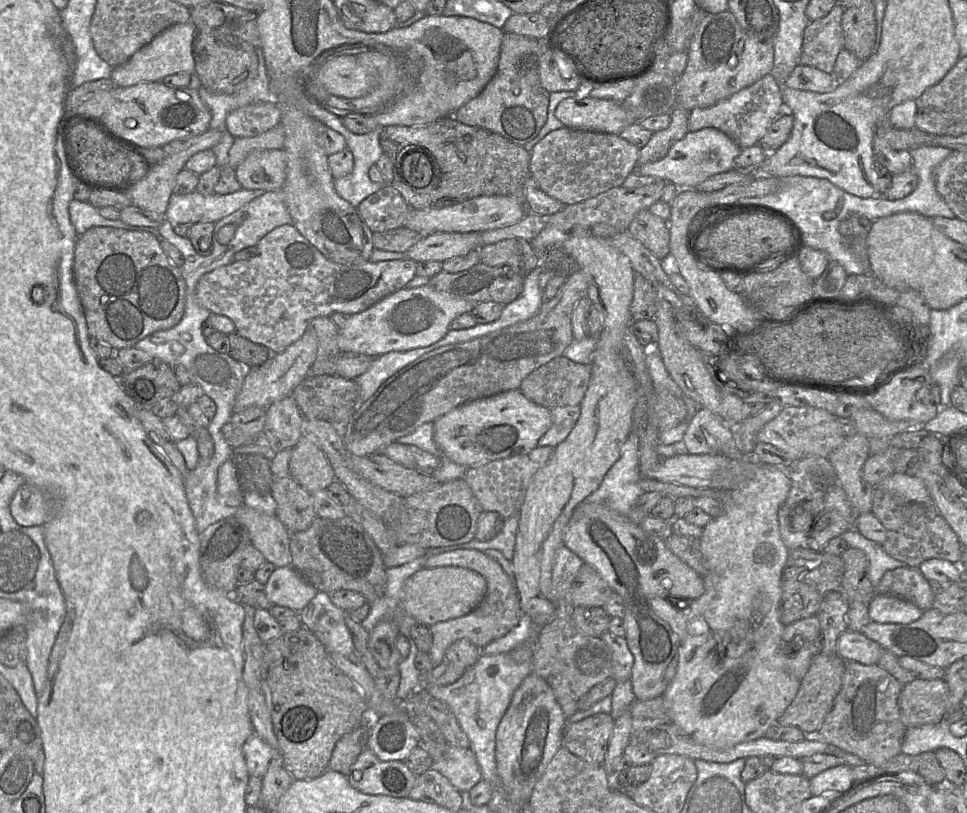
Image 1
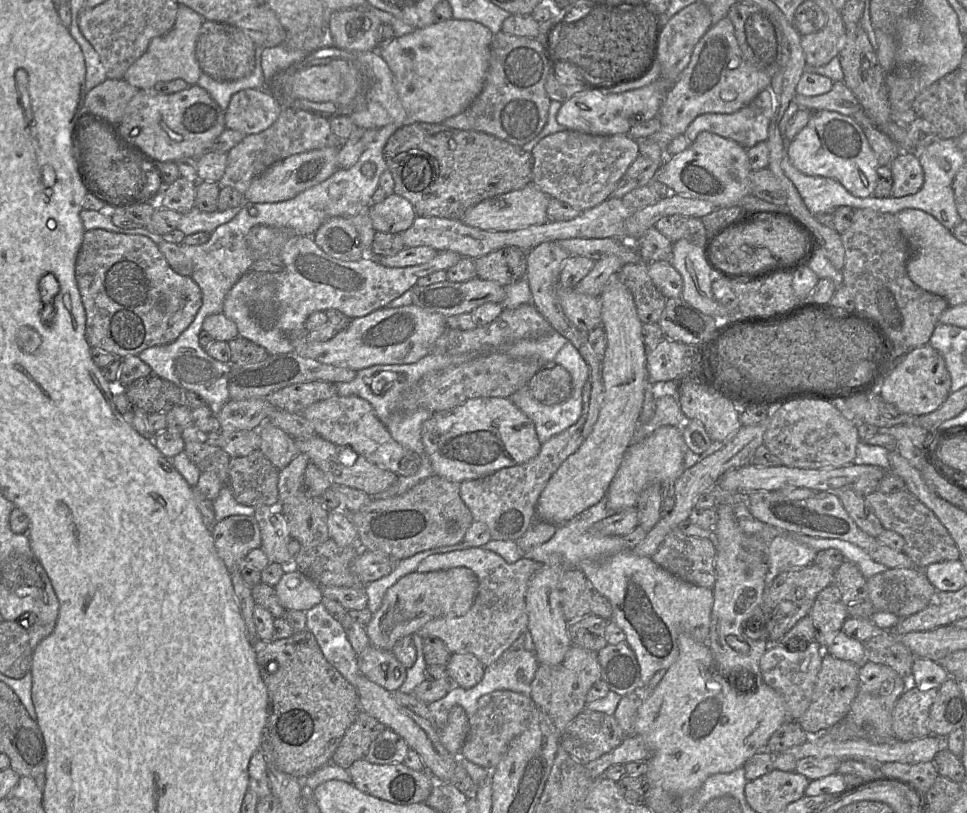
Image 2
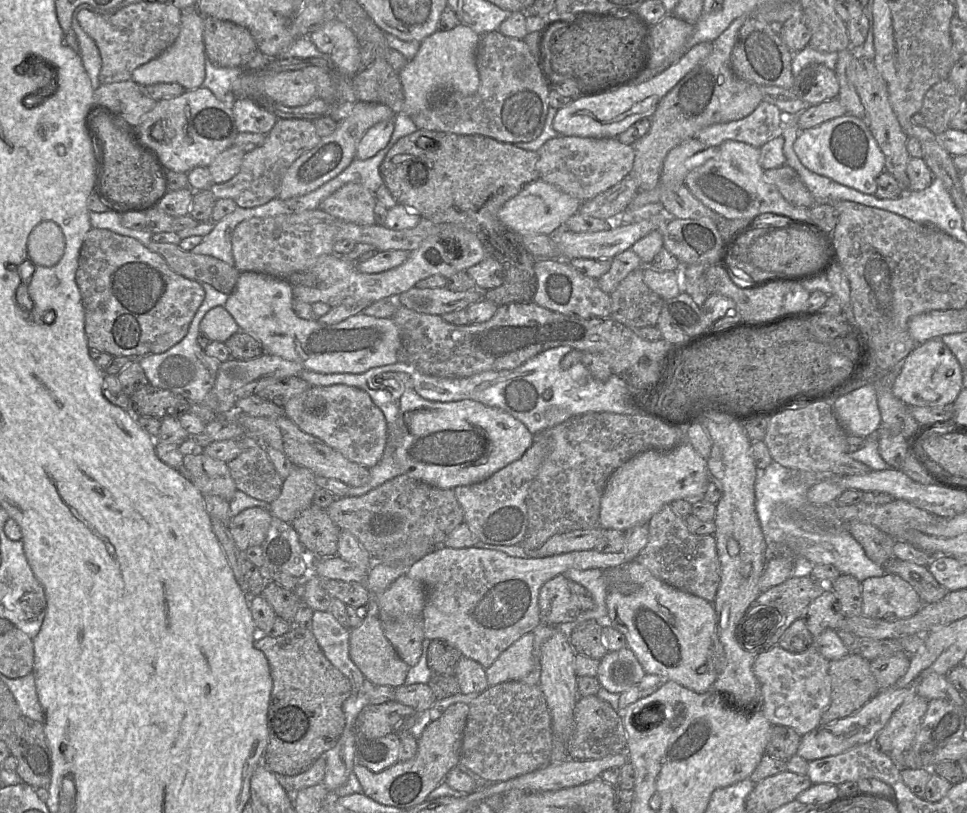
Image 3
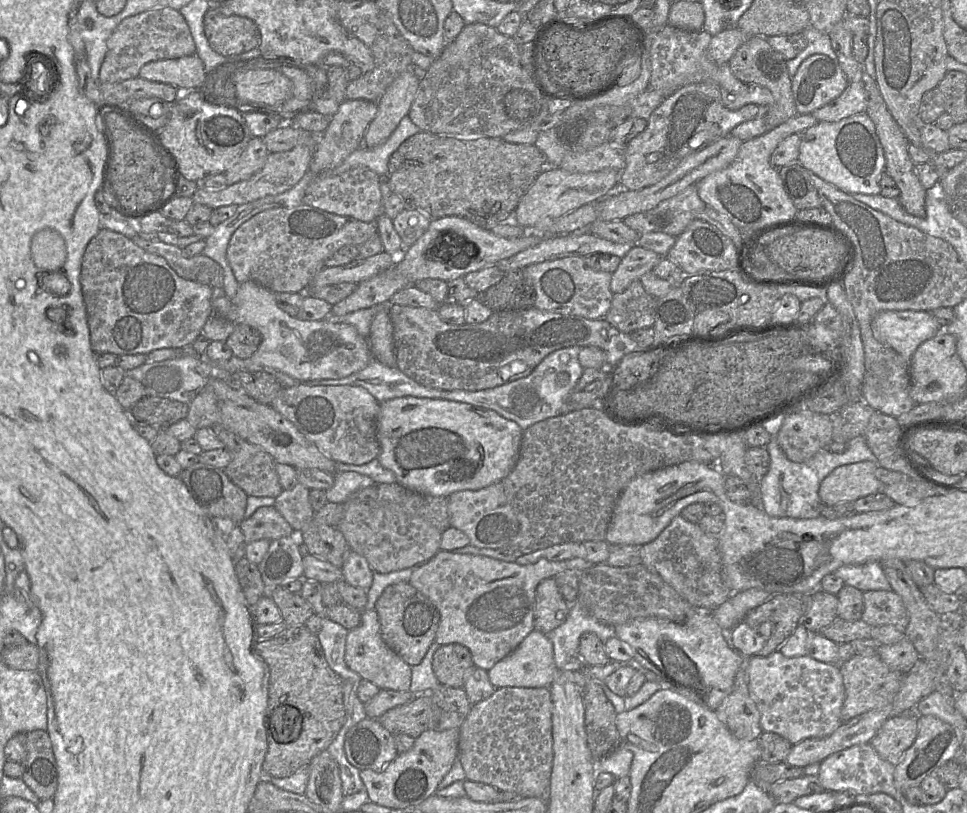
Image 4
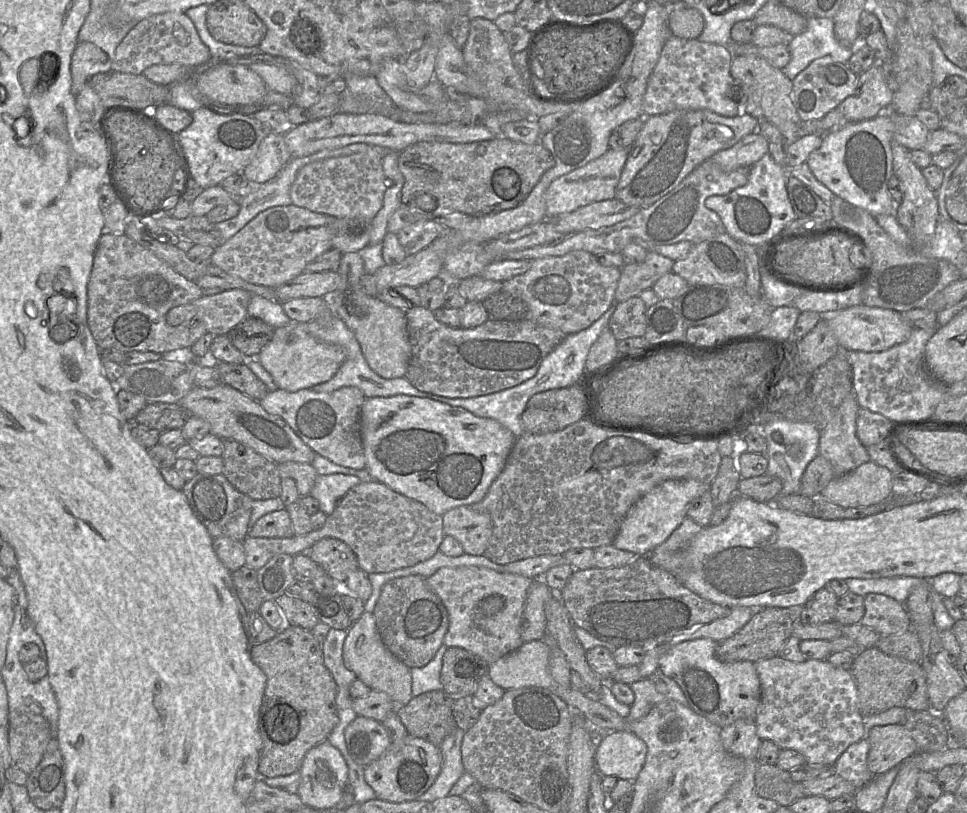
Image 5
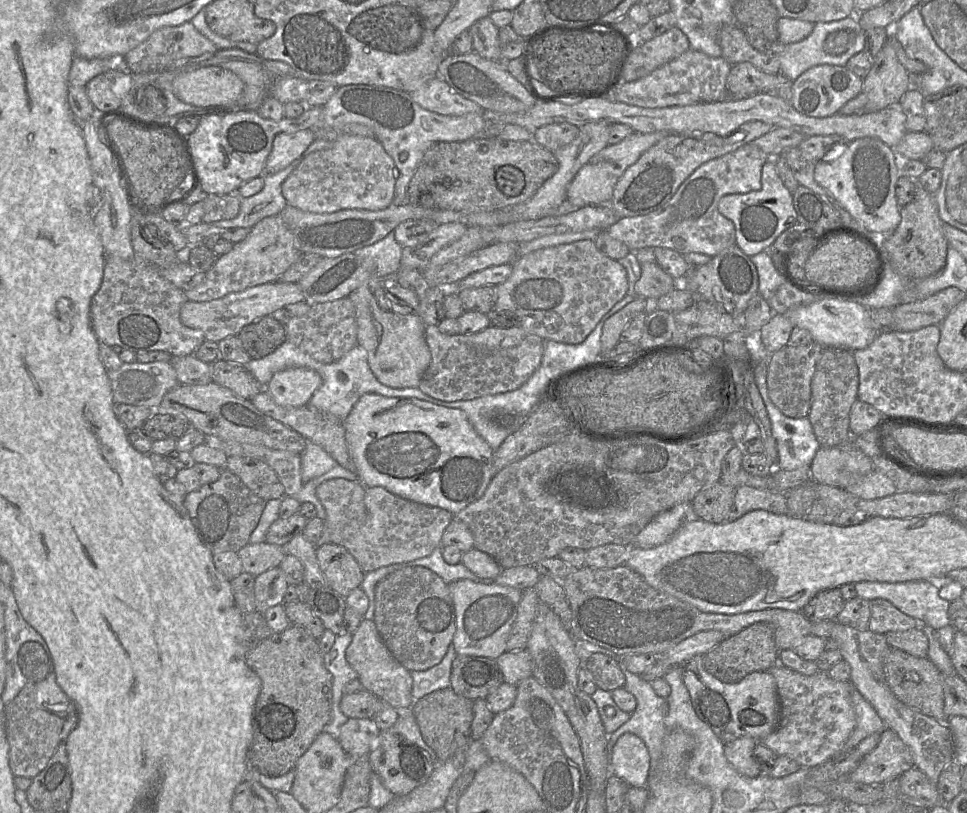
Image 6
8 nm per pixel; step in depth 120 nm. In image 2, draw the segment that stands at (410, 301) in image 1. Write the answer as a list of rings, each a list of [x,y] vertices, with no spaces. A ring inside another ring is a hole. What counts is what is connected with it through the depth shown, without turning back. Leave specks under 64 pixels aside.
[[[414,304],[397,308],[383,307],[366,316],[351,319],[344,329],[327,341],[312,342],[306,338],[306,334],[291,336],[292,352],[356,372],[377,364],[412,364],[432,352],[437,339],[447,327],[446,317]]]

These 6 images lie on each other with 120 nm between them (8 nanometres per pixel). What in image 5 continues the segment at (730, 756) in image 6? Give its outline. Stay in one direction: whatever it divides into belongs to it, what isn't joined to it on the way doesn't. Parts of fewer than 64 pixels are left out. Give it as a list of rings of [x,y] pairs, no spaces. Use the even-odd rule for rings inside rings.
[[[738,719],[720,730],[721,741],[727,752],[745,760],[758,759],[761,739],[757,735],[755,721]]]

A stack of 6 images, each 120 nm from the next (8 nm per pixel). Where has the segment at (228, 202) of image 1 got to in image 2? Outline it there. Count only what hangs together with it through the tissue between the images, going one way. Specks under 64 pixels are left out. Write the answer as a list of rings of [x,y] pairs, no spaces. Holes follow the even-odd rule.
[[[237,206],[224,211],[203,212],[194,207],[182,214],[177,229],[183,232],[185,236],[197,232],[211,234],[218,226],[230,221],[241,208],[242,206]]]

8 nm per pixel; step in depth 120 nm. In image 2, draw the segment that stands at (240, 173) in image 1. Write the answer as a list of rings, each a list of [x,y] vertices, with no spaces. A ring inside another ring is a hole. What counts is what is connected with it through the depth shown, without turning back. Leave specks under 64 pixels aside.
[[[325,147],[308,152],[291,155],[271,167],[255,178],[247,191],[243,194],[245,202],[275,203],[292,199],[299,193],[312,188],[327,180],[338,170],[338,147]]]

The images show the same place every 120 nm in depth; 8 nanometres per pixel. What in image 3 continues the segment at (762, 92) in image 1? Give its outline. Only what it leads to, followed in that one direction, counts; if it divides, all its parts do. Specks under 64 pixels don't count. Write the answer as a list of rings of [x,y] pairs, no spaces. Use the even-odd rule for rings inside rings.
[[[762,100],[748,116],[712,124],[701,129],[695,138],[708,146],[719,146],[726,140],[735,140],[760,148],[767,141],[781,135],[780,123],[784,116],[778,107]]]

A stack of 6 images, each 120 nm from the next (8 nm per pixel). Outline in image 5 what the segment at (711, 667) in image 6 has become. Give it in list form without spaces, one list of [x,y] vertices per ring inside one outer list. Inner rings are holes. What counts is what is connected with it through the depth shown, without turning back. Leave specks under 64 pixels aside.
[[[766,607],[754,614],[751,619],[731,637],[719,643],[716,657],[723,662],[750,661],[777,656],[780,649],[792,635],[796,611],[788,608]]]

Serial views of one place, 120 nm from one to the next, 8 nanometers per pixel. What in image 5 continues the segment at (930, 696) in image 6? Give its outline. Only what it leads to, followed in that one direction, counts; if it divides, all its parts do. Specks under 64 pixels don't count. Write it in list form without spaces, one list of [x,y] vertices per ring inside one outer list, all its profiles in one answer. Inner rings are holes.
[[[875,646],[854,657],[850,672],[857,687],[858,707],[864,718],[892,707],[915,711],[931,710],[926,674],[920,662],[910,662],[887,655]]]

